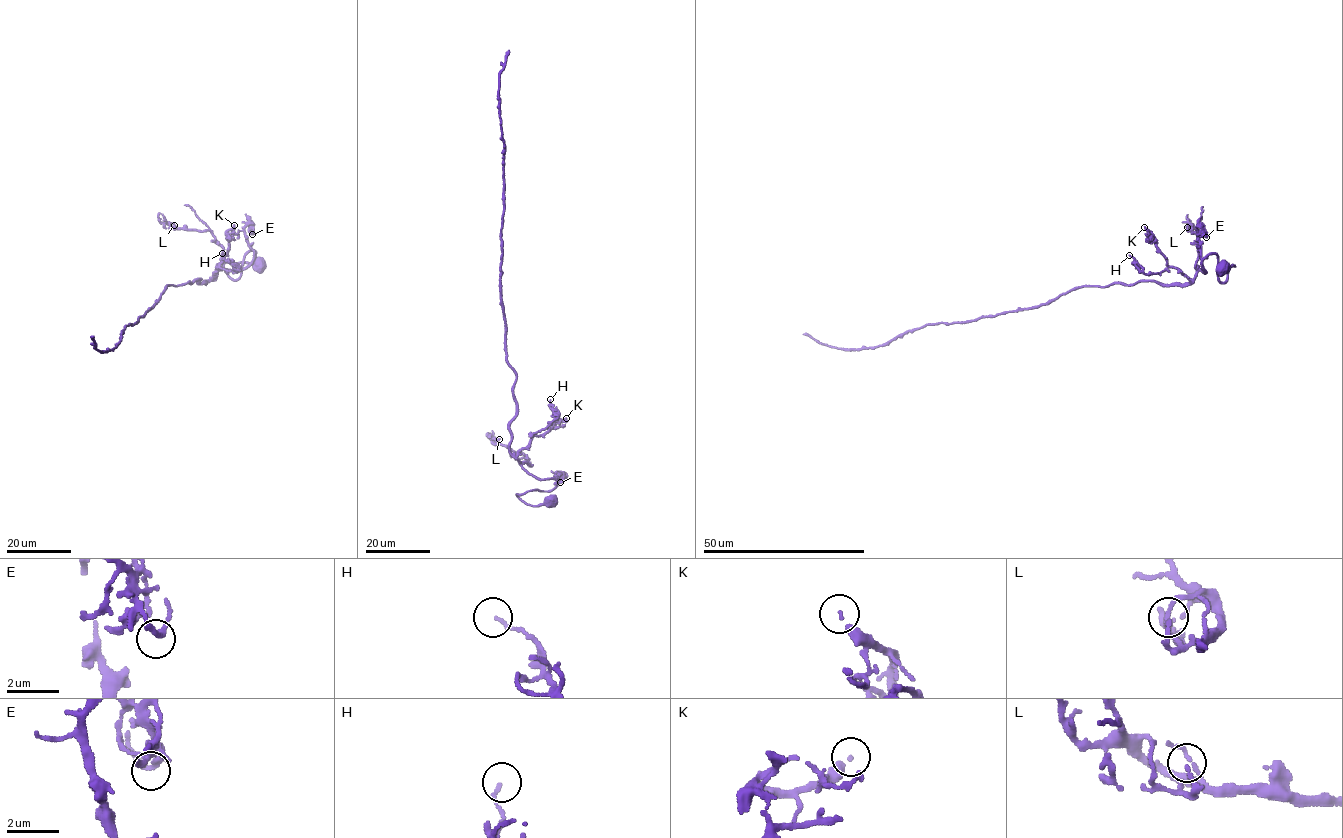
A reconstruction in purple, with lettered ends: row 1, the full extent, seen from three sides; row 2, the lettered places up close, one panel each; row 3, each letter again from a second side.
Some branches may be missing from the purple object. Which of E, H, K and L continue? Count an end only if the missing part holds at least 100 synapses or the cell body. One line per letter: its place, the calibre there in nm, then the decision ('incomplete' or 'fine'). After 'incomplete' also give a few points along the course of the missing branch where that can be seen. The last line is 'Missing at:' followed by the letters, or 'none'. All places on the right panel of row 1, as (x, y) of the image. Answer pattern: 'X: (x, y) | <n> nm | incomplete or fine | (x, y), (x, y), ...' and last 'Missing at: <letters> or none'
E: (1206, 237) | 180 nm | fine
H: (1129, 255) | 110 nm | fine
K: (1144, 227) | 170 nm | fine
L: (1187, 227) | 130 nm | fine
Missing at: none

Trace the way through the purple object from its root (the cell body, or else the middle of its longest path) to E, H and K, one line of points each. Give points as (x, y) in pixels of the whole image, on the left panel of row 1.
E: (258, 263), (223, 266), (237, 280), (243, 257), (250, 251), (255, 254), (246, 239), (246, 223), (252, 234)
H: (258, 263), (225, 272), (237, 280), (250, 251), (214, 278), (239, 268), (222, 253)
K: (258, 263), (225, 263), (225, 272), (237, 280), (250, 251), (246, 267), (218, 267), (214, 278), (234, 225)

